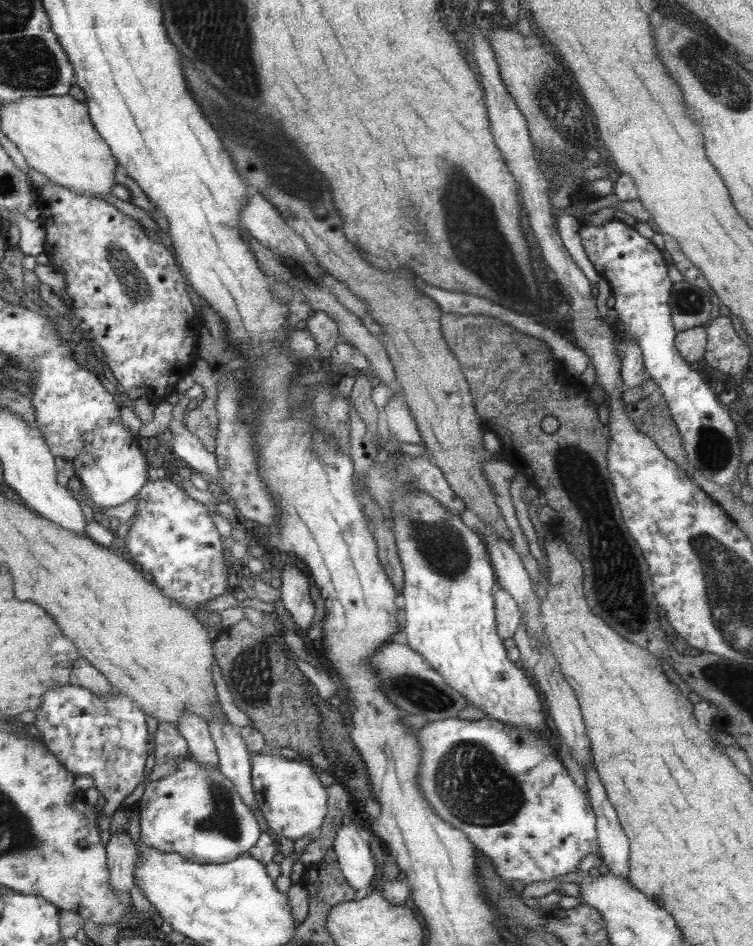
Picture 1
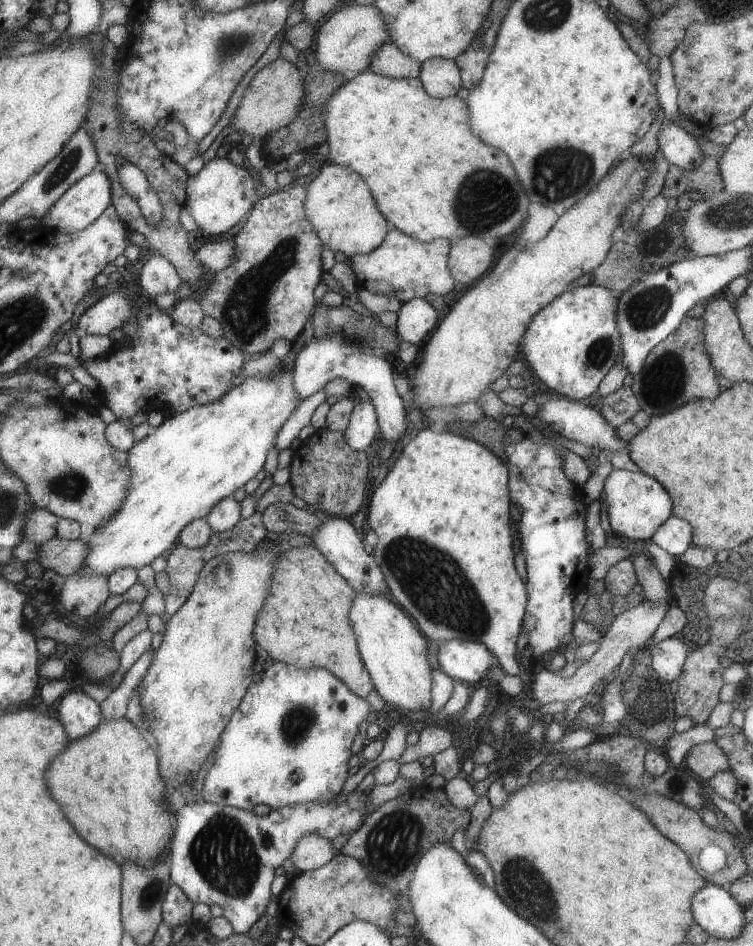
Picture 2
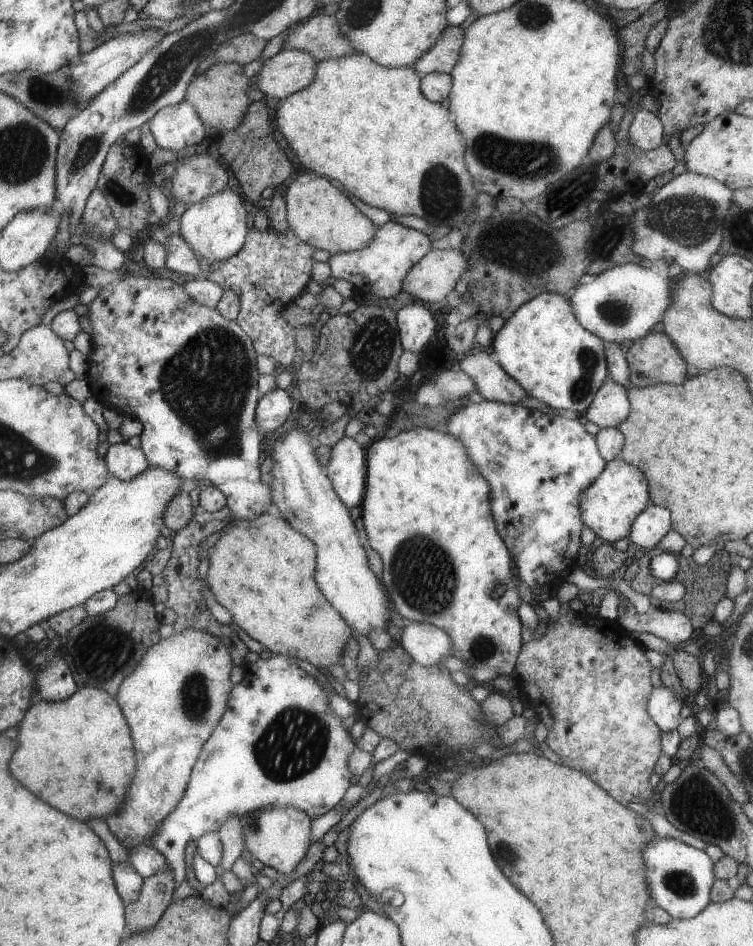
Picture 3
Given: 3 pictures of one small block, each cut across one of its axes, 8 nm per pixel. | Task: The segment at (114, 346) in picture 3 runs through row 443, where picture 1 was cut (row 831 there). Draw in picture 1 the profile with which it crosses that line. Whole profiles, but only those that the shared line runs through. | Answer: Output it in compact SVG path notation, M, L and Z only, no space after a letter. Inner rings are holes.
M190 758L179 762L178 768L176 768L176 772L174 772L174 774L170 774L170 776L166 776L166 778L162 778L154 782L146 783L141 788L141 794L138 798L140 799L140 827L142 829L140 838L142 847L156 848L156 850L166 852L166 854L176 852L176 854L186 856L186 860L196 862L196 864L224 864L232 860L236 860L238 856L248 853L250 848L258 842L258 836L262 834L262 832L260 832L260 826L258 826L258 822L256 822L256 816L252 816L252 812L248 810L249 806L246 805L245 801L242 800L240 795L238 795L236 786L229 780L228 777L223 775L220 768L211 772L211 770L203 768L201 764L197 764L194 760L190 760Z

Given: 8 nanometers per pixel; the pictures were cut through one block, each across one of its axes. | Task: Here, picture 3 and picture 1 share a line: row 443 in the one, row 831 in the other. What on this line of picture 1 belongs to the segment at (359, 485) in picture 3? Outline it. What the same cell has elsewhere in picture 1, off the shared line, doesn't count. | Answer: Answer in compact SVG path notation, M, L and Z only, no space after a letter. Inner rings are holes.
M352 823L342 824L336 831L332 848L348 885L356 891L368 888L376 874L376 862L368 842L360 838L358 828Z

